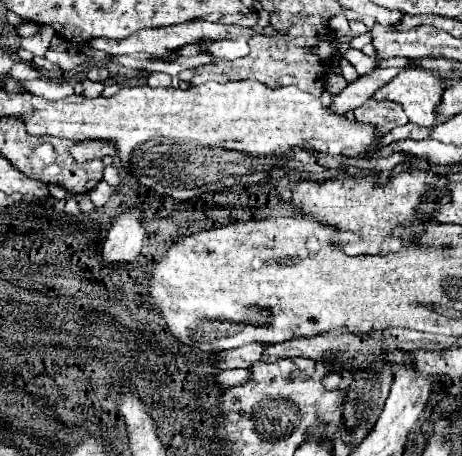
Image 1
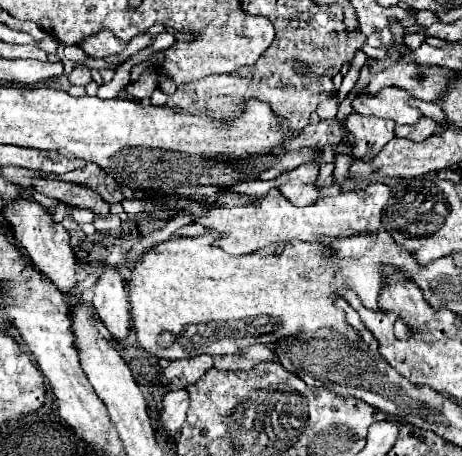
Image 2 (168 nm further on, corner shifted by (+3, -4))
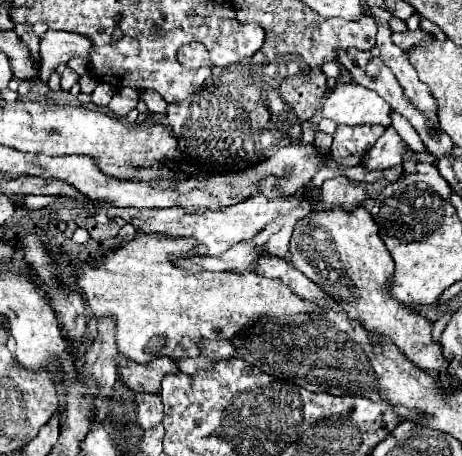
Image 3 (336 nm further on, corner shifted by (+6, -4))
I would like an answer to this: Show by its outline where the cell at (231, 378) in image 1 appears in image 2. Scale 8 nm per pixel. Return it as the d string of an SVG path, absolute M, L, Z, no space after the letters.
M171 390L163 398L163 410L161 410L161 426L167 432L169 440L177 434L181 424L185 422L185 414L189 410L189 392L187 390Z

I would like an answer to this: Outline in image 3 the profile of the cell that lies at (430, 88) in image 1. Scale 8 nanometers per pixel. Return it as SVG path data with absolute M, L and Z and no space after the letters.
M338 84L334 86L322 106L322 118L330 118L336 124L358 126L358 124L380 124L390 126L390 104L380 100L376 92L366 90L356 84Z

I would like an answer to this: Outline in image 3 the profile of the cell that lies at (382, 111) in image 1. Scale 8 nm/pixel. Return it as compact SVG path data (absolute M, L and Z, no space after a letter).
M338 126L334 132L332 150L340 158L366 154L384 134L384 126Z

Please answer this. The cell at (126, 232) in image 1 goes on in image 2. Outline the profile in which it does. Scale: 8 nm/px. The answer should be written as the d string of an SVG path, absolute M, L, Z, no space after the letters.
M103 266L93 288L93 306L111 336L123 342L129 334L131 316L127 308L127 284L123 284L123 276L117 266Z

